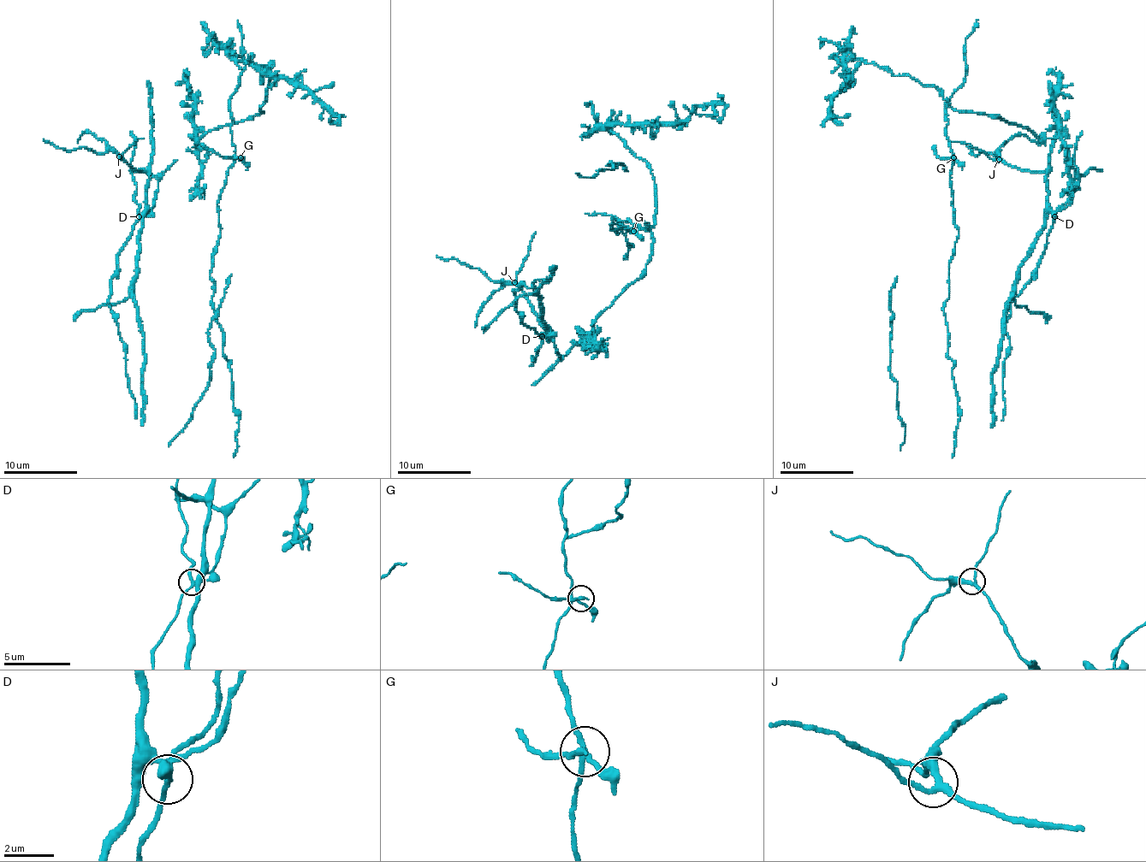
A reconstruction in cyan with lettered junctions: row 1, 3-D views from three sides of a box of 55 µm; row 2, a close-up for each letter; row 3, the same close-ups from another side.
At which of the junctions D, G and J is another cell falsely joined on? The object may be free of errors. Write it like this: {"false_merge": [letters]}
{"false_merge": []}

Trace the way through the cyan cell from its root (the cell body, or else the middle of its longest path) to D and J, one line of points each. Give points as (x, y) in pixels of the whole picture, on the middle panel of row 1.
D: (653, 234), (645, 271), (594, 321), (596, 342), (585, 347), (575, 345), (560, 359), (554, 339), (542, 336)
J: (653, 234), (645, 271), (594, 321), (596, 342), (585, 347), (575, 345), (561, 359), (549, 327), (514, 282)

